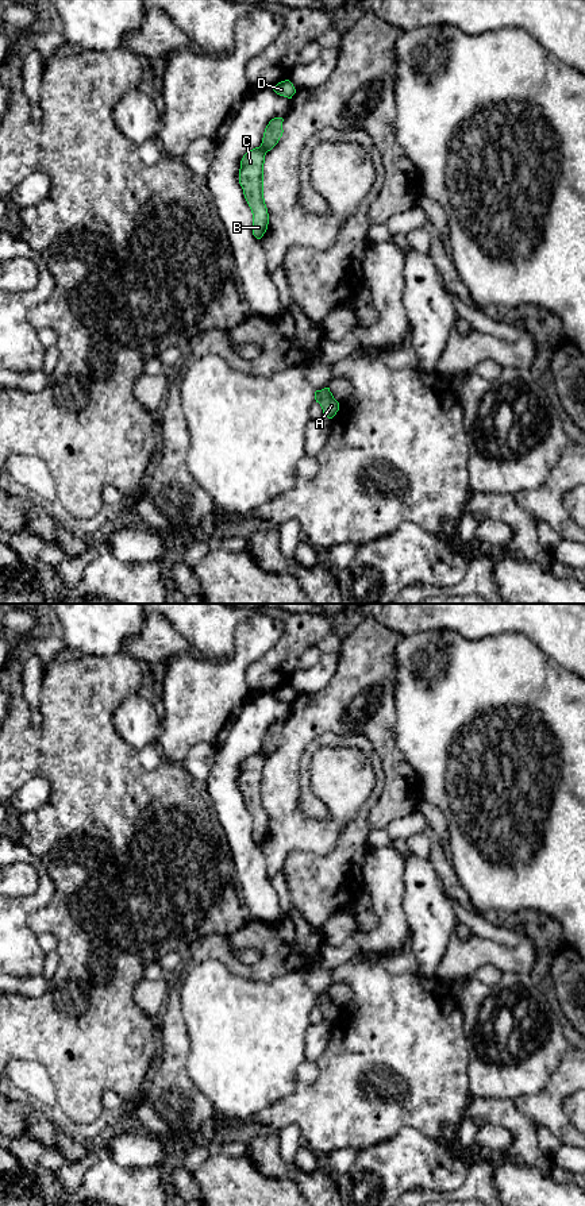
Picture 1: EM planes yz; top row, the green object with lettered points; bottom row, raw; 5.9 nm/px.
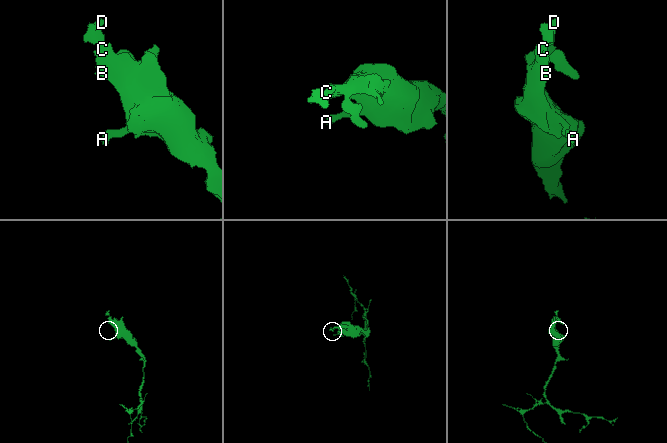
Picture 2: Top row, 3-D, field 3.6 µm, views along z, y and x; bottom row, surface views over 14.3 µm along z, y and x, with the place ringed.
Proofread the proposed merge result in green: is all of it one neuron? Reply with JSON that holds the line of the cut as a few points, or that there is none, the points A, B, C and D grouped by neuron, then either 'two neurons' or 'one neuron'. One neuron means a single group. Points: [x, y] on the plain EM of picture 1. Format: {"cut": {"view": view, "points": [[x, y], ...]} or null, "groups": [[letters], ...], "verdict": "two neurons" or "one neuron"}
{"cut": {"view": "yz", "points": [[260, 751], [266, 756]]}, "groups": [["A", "B", "C"], ["D"]], "verdict": "two neurons"}

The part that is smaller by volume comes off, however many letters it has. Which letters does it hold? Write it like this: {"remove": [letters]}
{"remove": ["D"]}

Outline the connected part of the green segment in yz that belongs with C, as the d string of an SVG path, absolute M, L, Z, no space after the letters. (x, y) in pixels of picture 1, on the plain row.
M259 751L240 766L239 789L253 818L253 840L261 844L268 835L269 818L263 804L263 768L266 756Z

